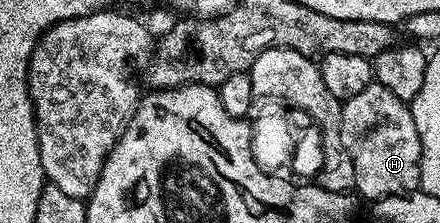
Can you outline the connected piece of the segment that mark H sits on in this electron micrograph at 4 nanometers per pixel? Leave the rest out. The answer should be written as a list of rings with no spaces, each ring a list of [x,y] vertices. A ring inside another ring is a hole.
[[[377,82],[364,86],[364,90],[356,94],[356,98],[343,103],[338,129],[342,148],[354,167],[354,188],[366,199],[366,202],[382,200],[385,196],[404,196],[419,187],[422,161],[420,134],[416,134],[416,122],[412,122],[409,103],[396,98],[392,90],[380,86]]]

